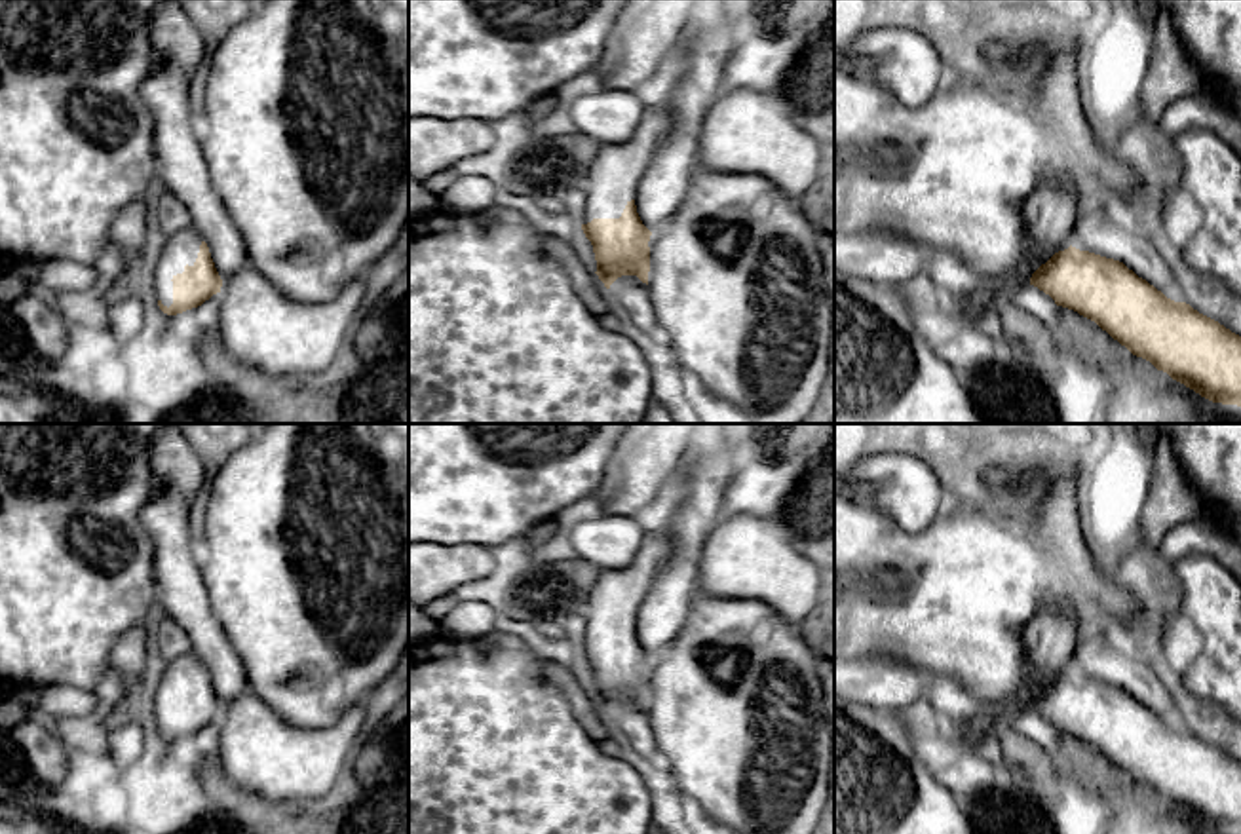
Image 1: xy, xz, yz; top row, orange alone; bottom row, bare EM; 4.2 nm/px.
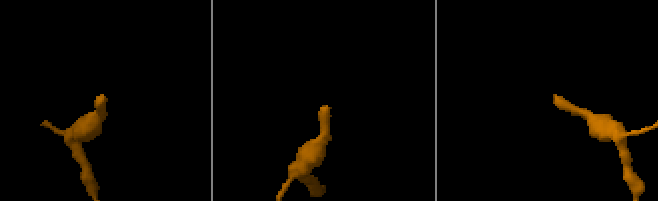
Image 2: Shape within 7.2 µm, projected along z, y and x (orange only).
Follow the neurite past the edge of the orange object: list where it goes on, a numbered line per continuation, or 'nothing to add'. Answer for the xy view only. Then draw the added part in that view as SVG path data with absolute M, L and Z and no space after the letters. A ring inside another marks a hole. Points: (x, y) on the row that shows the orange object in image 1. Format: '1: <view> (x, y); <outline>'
1: xy (177, 251); M186 228L167 239L163 239L160 258L156 264L156 294L163 306L173 304L173 277L184 272L184 266L194 266L200 245L200 234L192 228Z

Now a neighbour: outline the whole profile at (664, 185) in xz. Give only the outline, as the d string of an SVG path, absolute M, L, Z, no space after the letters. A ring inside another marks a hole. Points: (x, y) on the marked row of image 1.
M726 27L701 30L690 46L688 70L663 84L658 97L669 108L673 129L654 152L635 192L642 224L656 232L688 194L707 110L724 91L722 70L735 49Z

